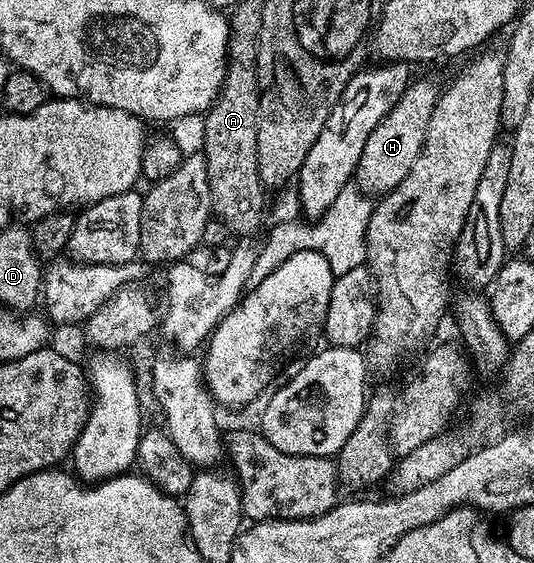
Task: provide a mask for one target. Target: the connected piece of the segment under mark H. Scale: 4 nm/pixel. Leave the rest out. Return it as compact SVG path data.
M409 81L404 94L393 104L386 117L376 125L374 132L370 132L354 175L355 185L364 194L383 196L408 175L423 146L423 138L426 136L437 97L438 87L436 88L434 83Z

